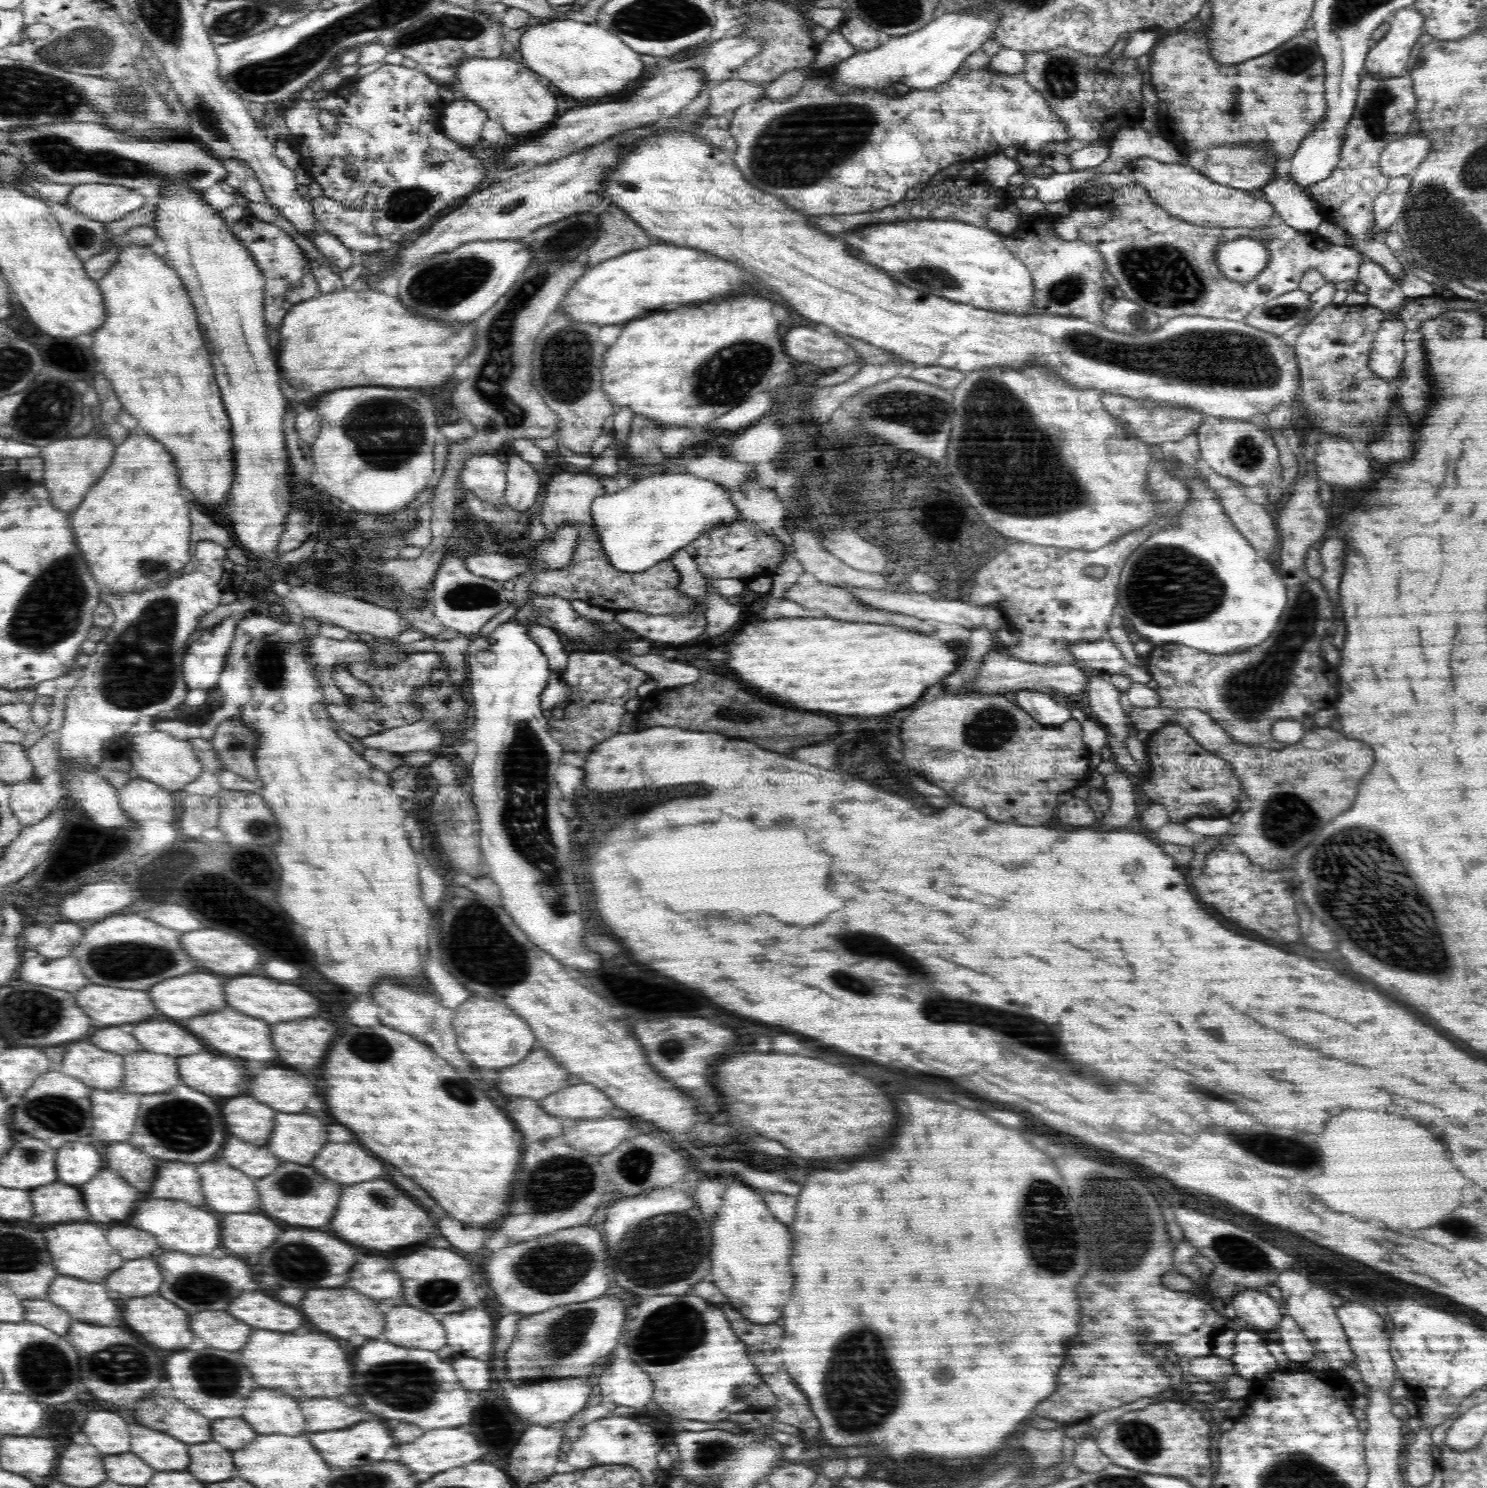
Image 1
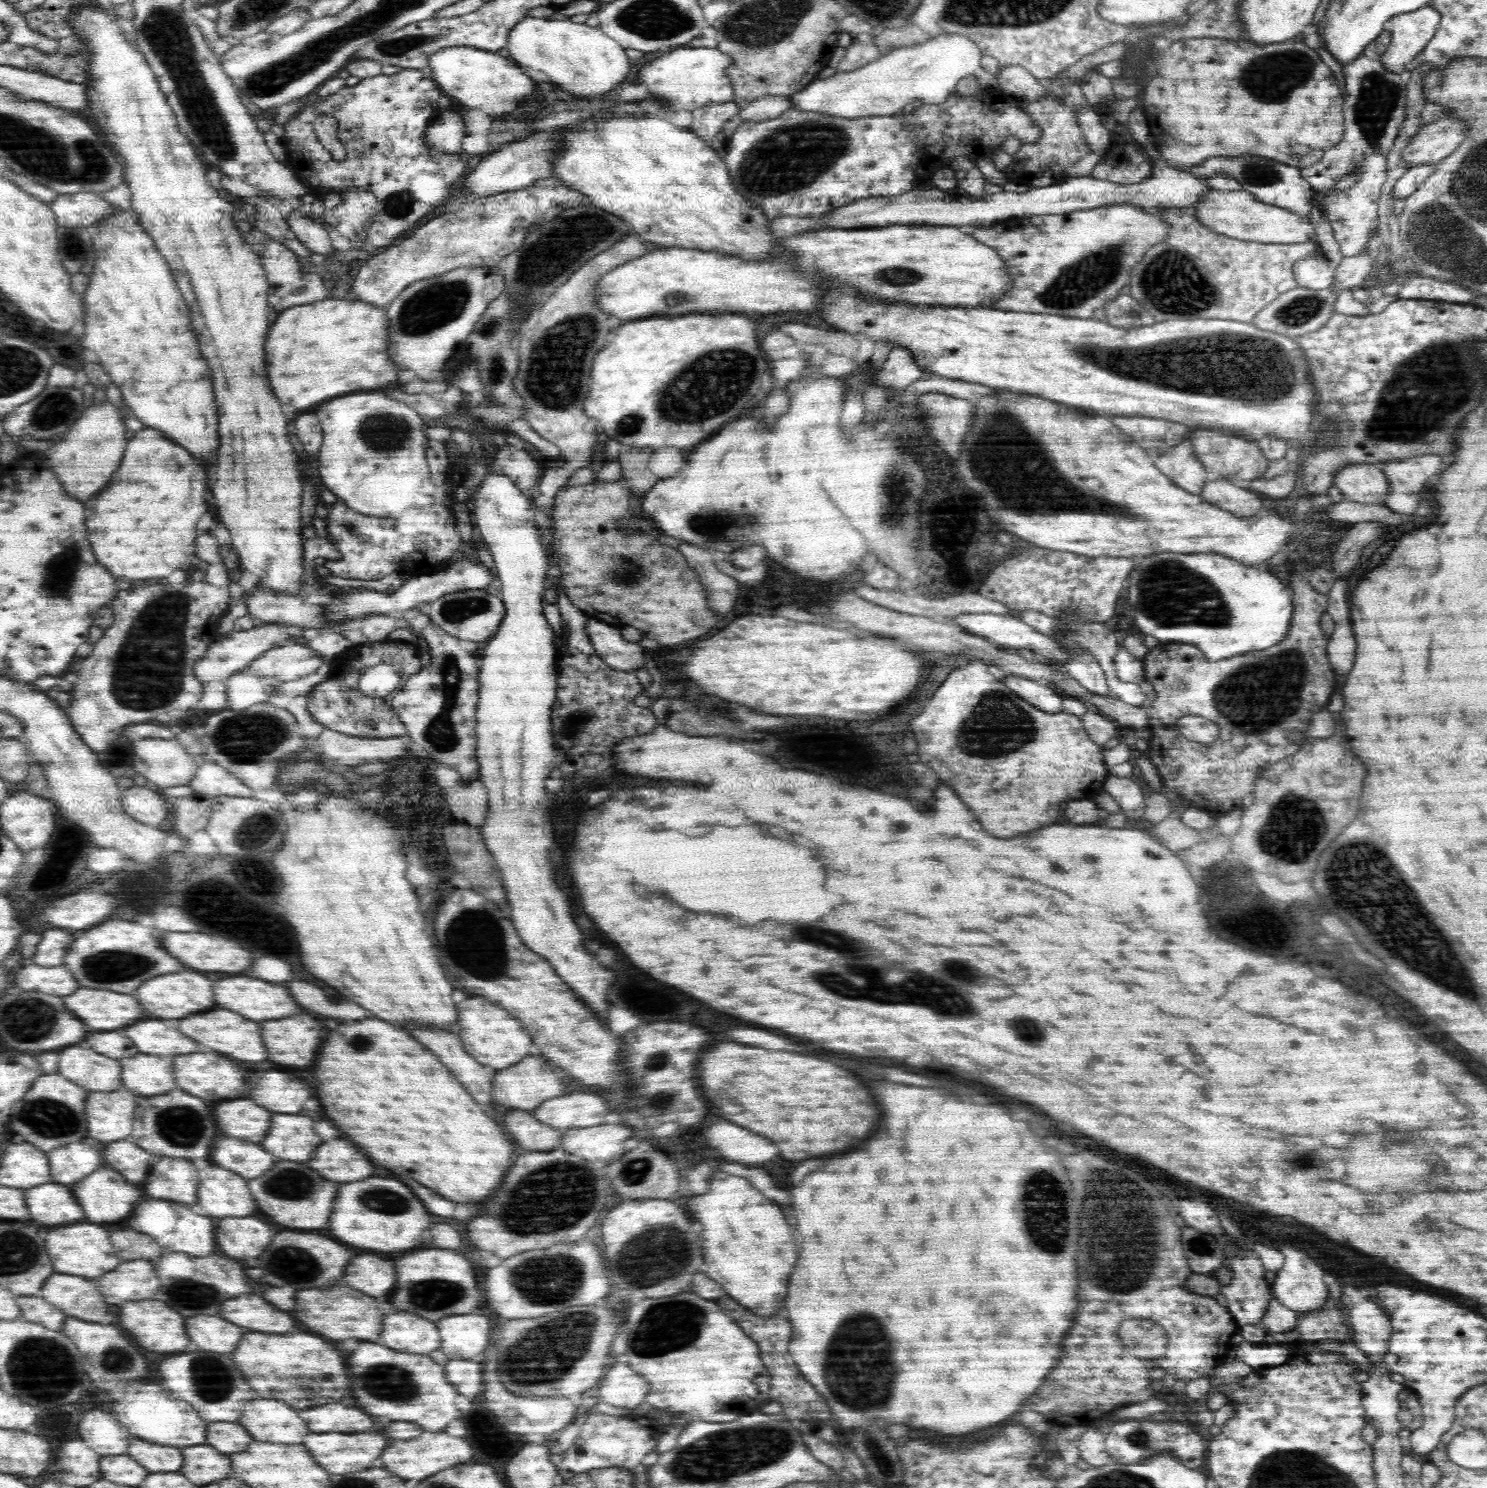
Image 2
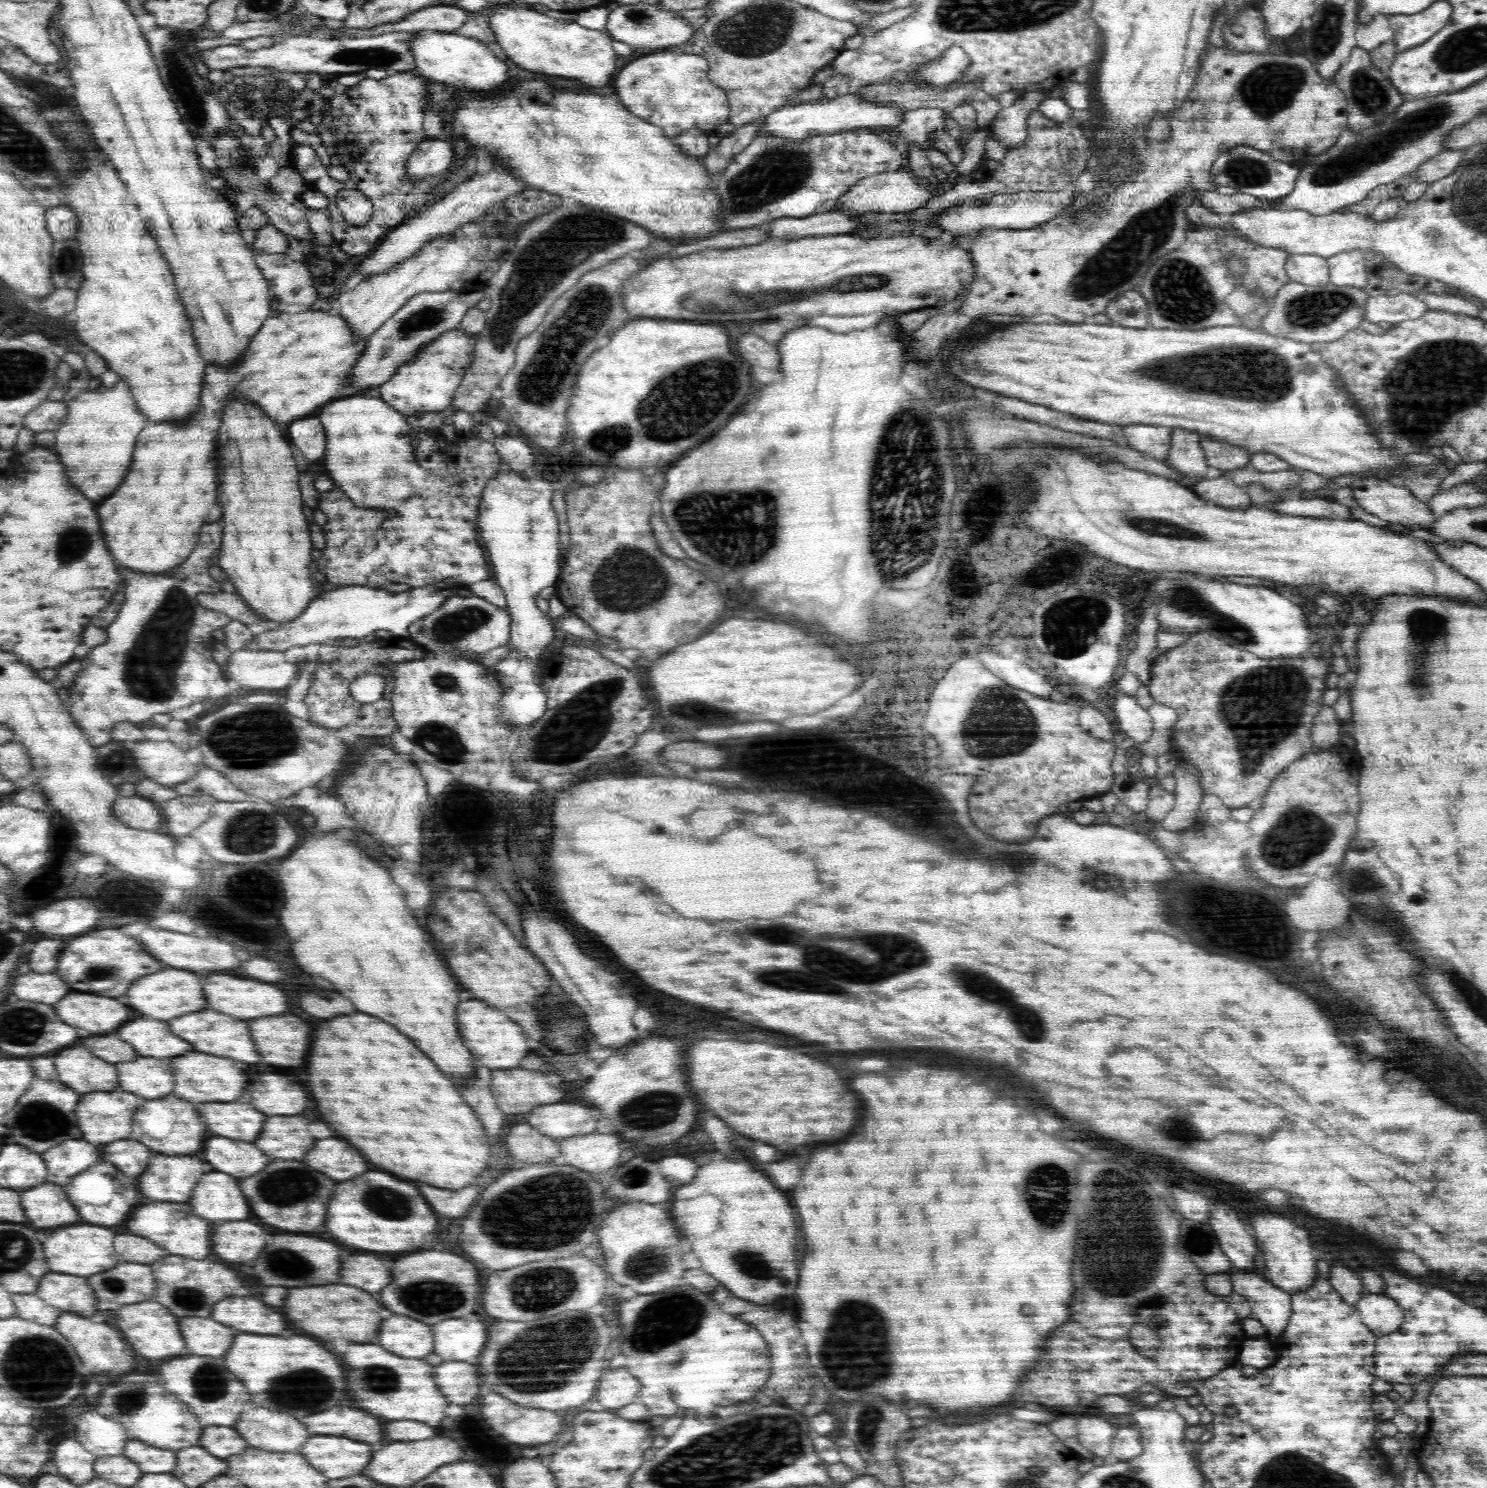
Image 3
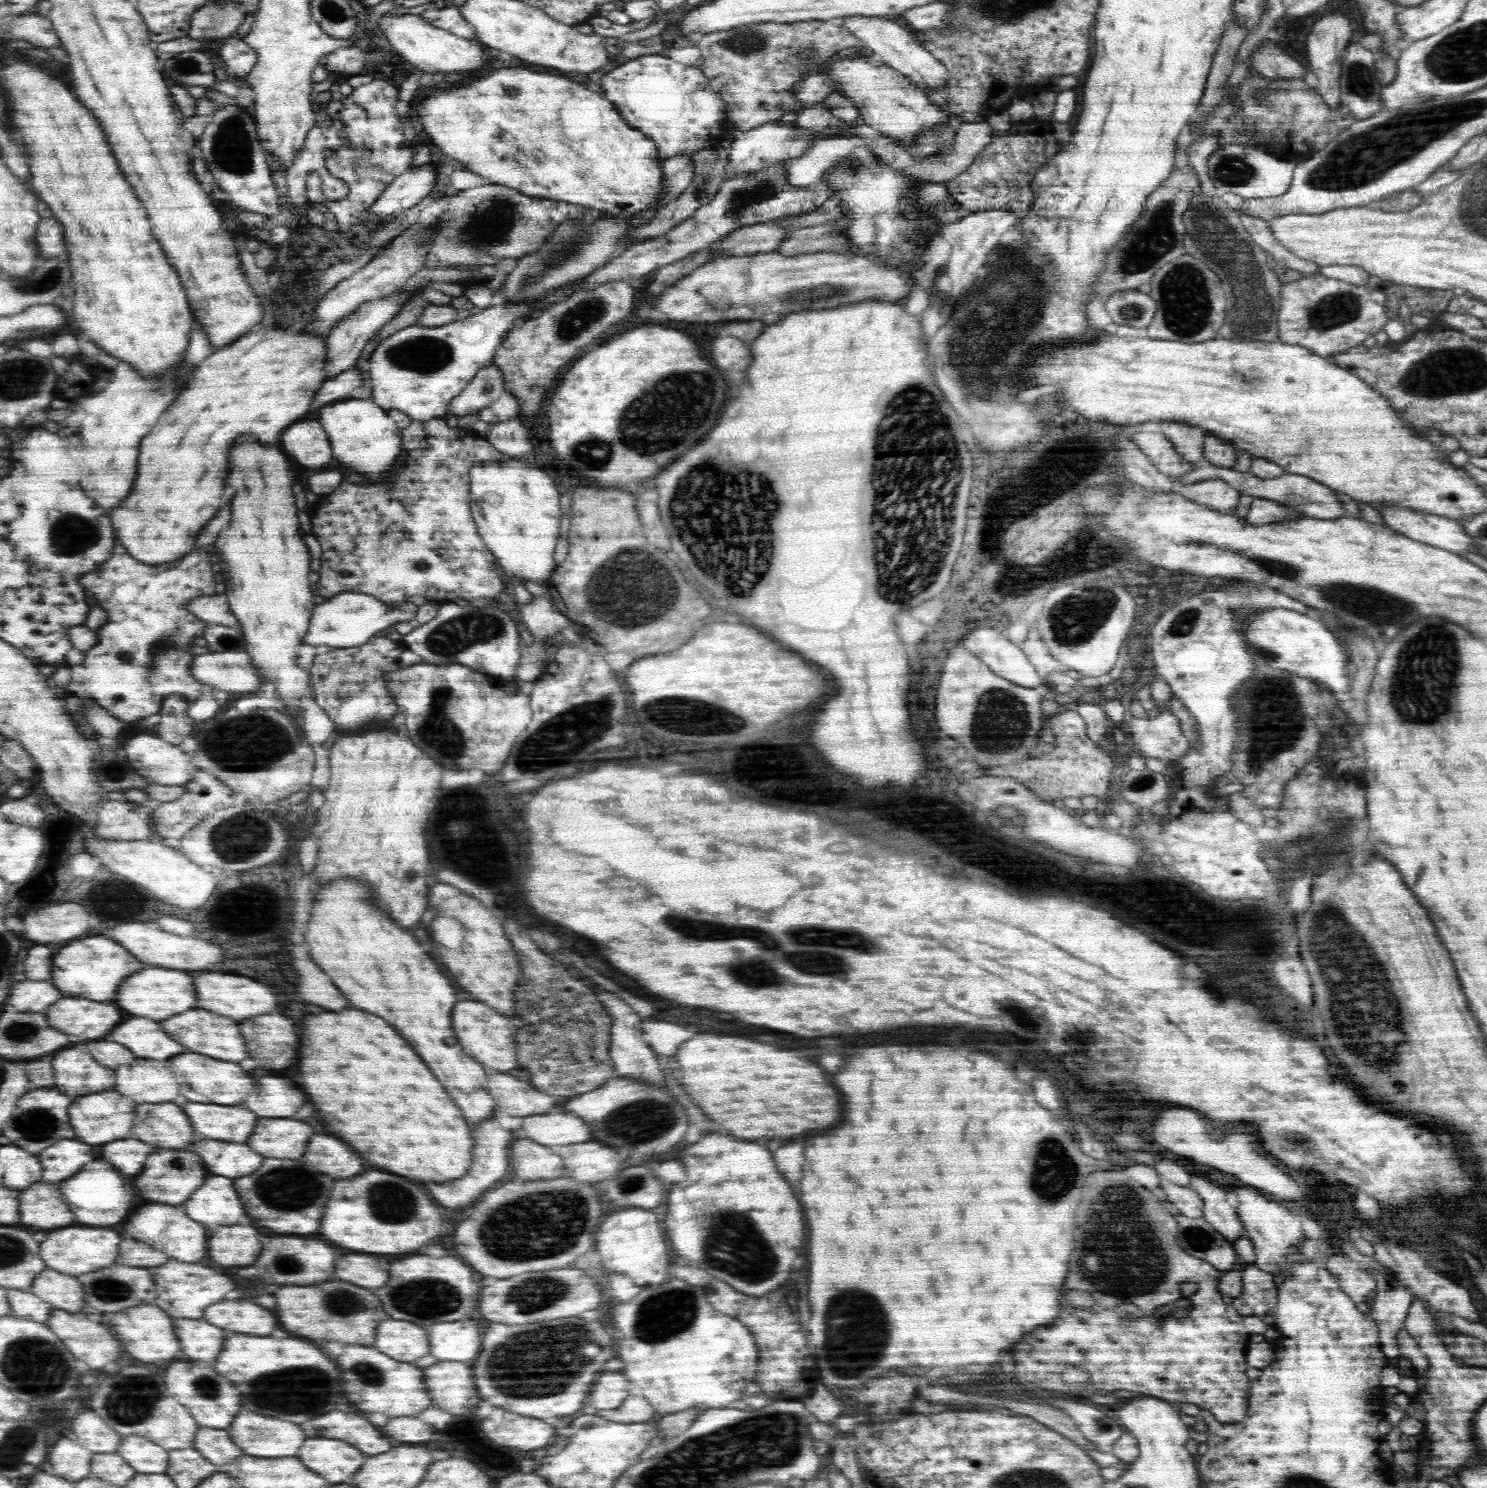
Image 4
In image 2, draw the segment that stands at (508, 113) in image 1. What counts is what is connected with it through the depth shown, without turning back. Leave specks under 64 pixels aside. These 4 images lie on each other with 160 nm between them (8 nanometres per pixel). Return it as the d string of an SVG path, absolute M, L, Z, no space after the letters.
M453 46L429 56L426 71L448 96L458 98L470 108L482 108L490 116L502 116L518 108L530 94L534 94L534 82L530 76L514 66L512 60L498 55L496 51L485 51L476 47Z

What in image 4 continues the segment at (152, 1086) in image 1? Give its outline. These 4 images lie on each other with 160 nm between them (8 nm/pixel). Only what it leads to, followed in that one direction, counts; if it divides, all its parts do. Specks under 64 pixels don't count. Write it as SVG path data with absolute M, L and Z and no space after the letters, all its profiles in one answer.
M136 1058L128 1066L116 1068L116 1090L134 1102L174 1102L180 1096L180 1085L168 1060L148 1062Z

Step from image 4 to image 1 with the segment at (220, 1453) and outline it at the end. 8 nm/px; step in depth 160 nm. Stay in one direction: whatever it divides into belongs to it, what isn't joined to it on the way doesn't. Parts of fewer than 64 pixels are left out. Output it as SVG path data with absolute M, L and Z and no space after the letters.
M226 1418L212 1424L212 1440L220 1442L222 1446L228 1446L228 1450L244 1448L256 1436L258 1434L252 1430L252 1426L242 1418Z

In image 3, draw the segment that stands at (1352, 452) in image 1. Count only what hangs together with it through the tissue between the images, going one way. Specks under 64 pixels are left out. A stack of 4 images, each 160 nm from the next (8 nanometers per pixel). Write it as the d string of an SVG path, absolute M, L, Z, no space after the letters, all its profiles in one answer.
M1376 477L1358 478L1350 485L1350 488L1358 504L1369 512L1375 514L1380 520L1401 524L1402 526L1410 525L1410 528L1430 528L1436 522L1436 516L1430 512L1427 501L1418 501L1412 497L1412 493L1404 486L1394 486L1389 481L1381 480Z

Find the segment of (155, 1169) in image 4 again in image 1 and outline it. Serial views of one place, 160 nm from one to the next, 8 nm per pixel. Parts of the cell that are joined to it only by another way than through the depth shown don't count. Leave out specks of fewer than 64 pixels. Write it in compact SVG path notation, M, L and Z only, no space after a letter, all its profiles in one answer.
M160 1162L156 1169L156 1182L150 1188L150 1196L184 1200L190 1206L198 1206L198 1202L205 1202L196 1164Z

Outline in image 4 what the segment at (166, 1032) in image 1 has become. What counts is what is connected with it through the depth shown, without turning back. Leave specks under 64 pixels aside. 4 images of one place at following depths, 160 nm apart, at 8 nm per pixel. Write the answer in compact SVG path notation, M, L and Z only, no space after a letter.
M130 1016L122 1024L118 1024L106 1038L128 1046L140 1058L171 1059L176 1054L188 1052L184 1050L184 1046L172 1040L172 1037L160 1028L158 1022L140 1016Z

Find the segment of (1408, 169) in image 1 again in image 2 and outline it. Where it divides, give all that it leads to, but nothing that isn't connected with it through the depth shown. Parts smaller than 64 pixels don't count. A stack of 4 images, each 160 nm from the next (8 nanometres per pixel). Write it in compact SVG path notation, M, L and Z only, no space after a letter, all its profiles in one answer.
M1452 118L1438 119L1422 126L1418 134L1408 140L1401 151L1400 160L1404 161L1408 168L1438 163L1460 146L1464 136L1464 122L1454 121Z

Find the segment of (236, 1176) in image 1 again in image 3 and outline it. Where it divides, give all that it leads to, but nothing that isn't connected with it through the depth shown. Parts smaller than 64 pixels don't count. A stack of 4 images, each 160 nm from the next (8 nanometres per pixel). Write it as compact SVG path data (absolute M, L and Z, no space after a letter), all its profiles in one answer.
M210 1172L199 1180L195 1186L192 1198L188 1200L194 1214L200 1218L208 1218L212 1222L218 1220L244 1220L250 1216L250 1206L240 1192L238 1180L220 1174Z

